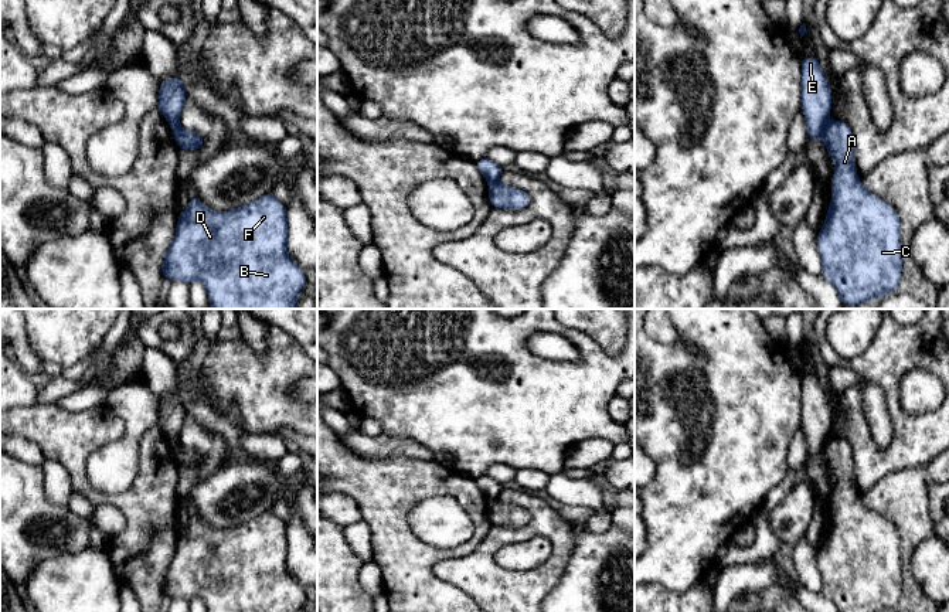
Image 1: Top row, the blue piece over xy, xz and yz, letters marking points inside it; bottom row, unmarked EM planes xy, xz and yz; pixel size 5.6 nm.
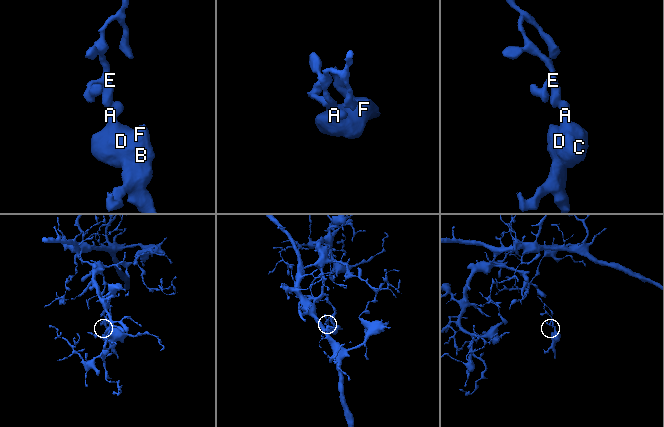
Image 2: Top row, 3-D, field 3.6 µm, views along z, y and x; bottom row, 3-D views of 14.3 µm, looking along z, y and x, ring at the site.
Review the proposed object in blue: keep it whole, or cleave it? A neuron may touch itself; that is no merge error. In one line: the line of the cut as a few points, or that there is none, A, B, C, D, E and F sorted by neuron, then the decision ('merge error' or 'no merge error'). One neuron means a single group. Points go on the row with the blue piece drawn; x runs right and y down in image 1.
cut yz (827, 123), (820, 135); groups A B C D F / E; merge error

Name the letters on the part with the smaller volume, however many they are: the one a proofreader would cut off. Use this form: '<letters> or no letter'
A, B, C, D, F

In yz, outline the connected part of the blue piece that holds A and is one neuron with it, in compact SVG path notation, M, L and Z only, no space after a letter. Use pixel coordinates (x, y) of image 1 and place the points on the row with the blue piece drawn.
M830 120L822 135L836 170L831 177L831 204L823 228L817 232L822 276L830 282L844 306L892 293L902 273L901 224L894 207L863 187L856 171L856 146L850 126Z

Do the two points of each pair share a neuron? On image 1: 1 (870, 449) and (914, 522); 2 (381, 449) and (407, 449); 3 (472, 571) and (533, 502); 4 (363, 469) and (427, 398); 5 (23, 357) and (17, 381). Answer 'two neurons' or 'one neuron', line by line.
1: two neurons
2: one neuron
3: one neuron
4: two neurons
5: two neurons

